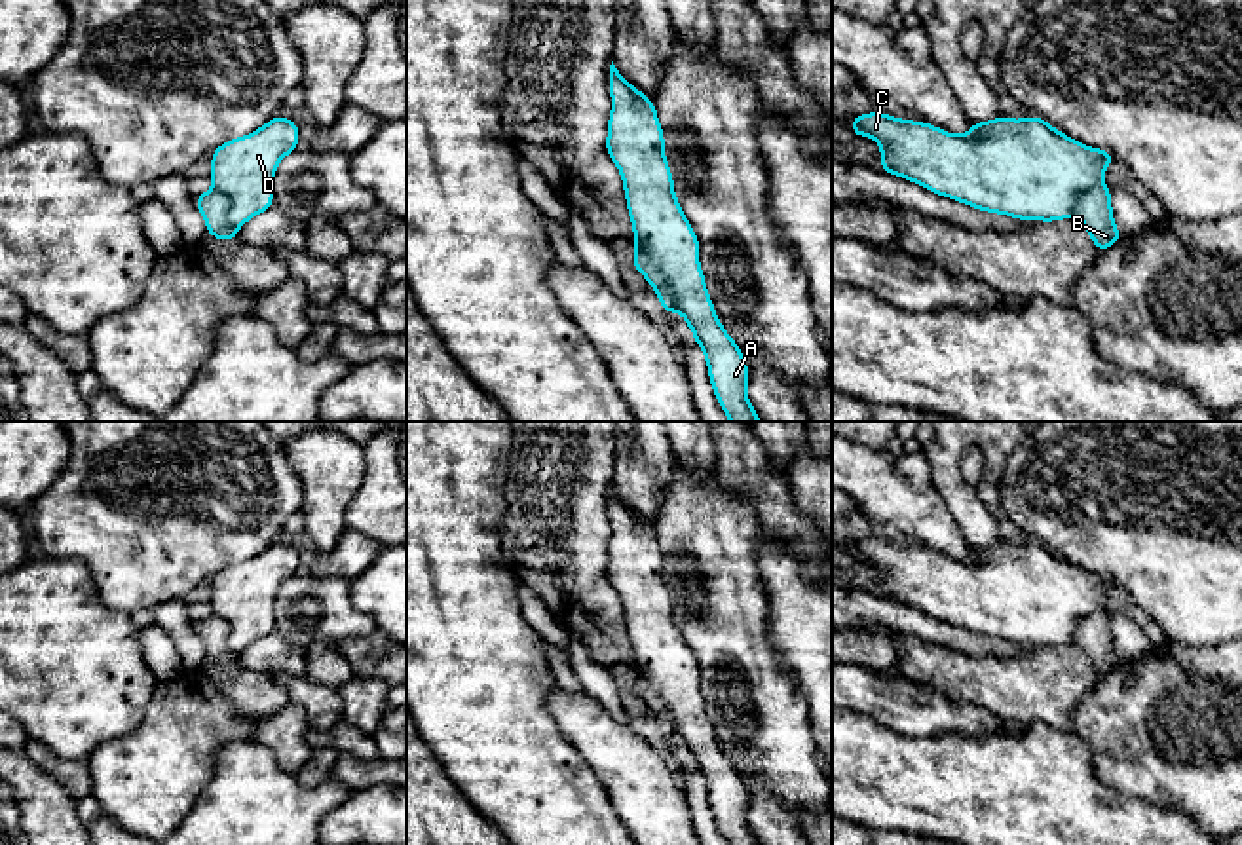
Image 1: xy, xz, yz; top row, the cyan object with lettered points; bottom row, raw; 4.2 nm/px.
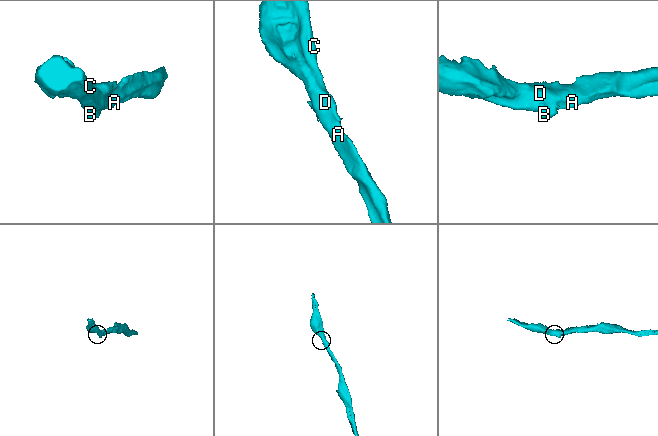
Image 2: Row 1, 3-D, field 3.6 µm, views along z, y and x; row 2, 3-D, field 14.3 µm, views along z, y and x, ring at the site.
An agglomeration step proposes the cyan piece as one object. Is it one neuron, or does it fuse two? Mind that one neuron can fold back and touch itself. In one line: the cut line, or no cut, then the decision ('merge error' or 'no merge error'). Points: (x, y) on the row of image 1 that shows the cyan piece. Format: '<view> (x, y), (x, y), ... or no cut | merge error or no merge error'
xz (637, 242), (661, 274), (673, 310) | merge error

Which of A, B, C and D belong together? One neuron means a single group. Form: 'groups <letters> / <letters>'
groups A C D / B

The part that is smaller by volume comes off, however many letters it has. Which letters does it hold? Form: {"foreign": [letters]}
{"foreign": ["B"]}

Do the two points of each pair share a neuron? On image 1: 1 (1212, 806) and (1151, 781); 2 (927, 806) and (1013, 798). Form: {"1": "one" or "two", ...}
{"1": "one", "2": "one"}

